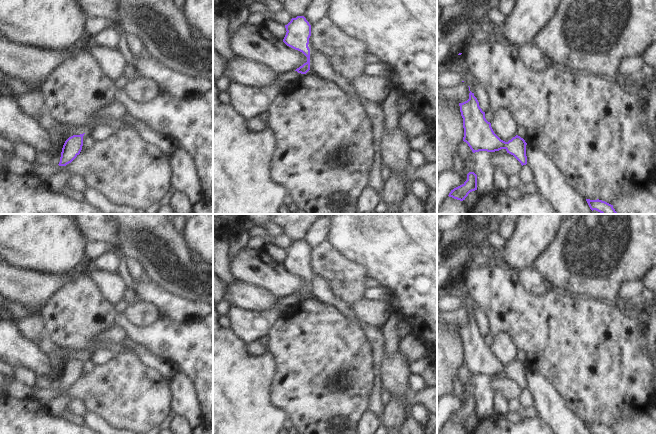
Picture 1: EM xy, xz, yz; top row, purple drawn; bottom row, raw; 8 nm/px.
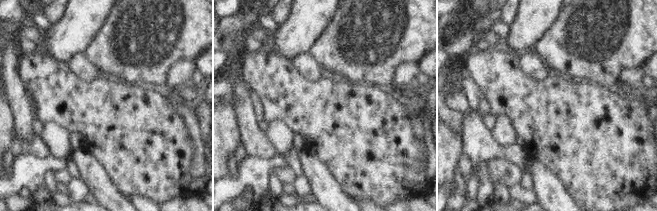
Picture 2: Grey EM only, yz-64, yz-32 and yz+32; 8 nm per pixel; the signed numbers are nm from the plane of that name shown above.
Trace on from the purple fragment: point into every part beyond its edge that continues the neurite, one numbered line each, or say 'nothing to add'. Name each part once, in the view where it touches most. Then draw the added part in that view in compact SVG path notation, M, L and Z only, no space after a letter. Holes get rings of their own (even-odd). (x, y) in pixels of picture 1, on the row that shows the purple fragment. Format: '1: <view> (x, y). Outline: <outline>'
nothing to add

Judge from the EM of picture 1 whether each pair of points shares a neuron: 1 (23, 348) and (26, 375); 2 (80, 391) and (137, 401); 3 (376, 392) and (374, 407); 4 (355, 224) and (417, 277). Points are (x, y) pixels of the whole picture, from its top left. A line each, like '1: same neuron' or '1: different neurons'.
1: different neurons
2: same neuron
3: same neuron
4: same neuron

